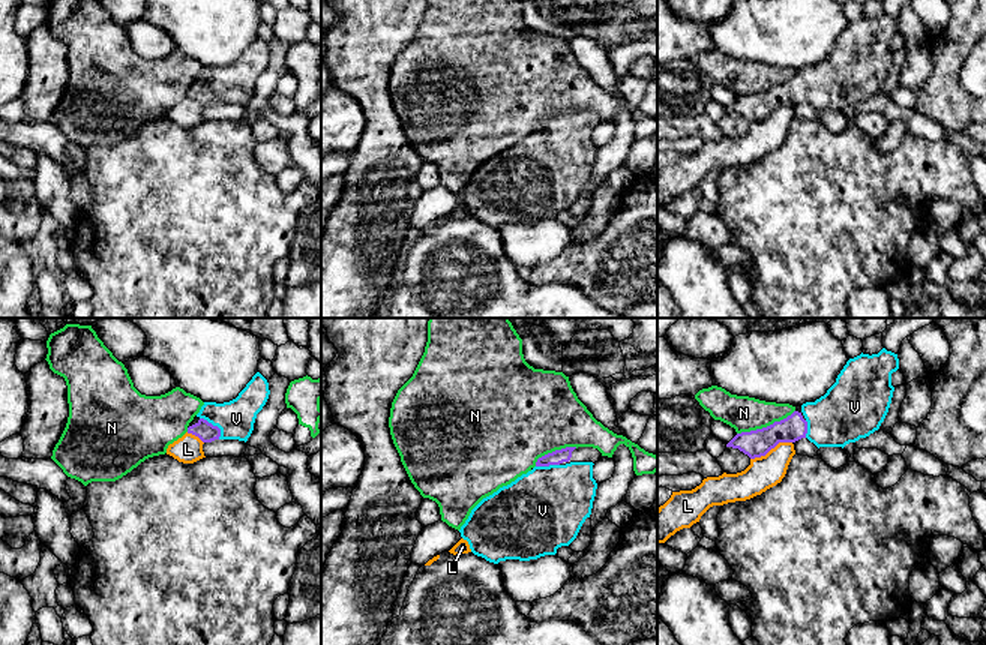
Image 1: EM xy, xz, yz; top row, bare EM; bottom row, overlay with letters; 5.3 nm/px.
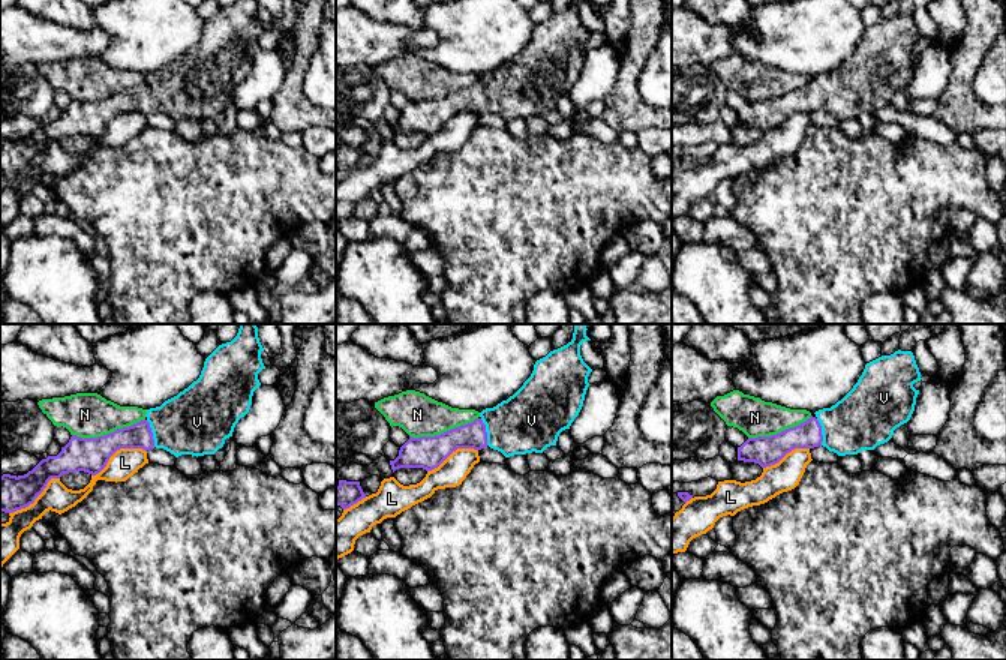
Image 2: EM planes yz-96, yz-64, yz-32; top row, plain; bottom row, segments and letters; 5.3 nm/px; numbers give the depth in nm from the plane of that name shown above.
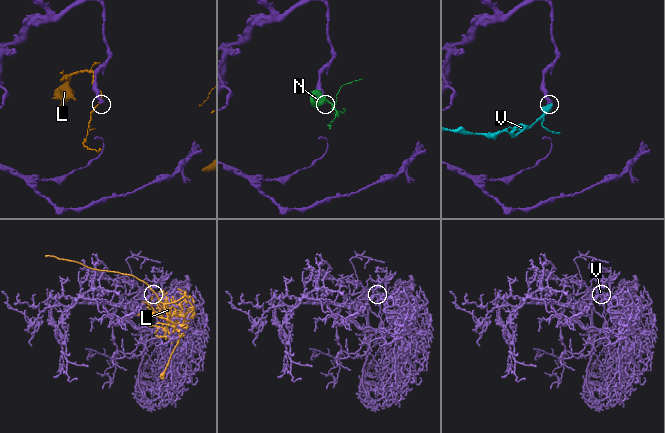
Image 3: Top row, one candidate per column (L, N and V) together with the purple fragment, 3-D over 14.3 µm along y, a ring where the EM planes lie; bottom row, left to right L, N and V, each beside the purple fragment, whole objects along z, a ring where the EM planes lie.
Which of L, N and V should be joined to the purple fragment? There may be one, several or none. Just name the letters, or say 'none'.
V

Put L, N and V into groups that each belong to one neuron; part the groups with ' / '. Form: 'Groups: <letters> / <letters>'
Groups: L / N / V

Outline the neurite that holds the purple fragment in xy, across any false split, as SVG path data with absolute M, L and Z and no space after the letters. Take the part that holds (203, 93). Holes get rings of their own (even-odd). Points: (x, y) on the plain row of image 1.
M257 36L236 63L224 68L204 66L197 78L200 84L188 92L188 98L198 100L203 106L215 104L246 106L269 58L267 44Z

